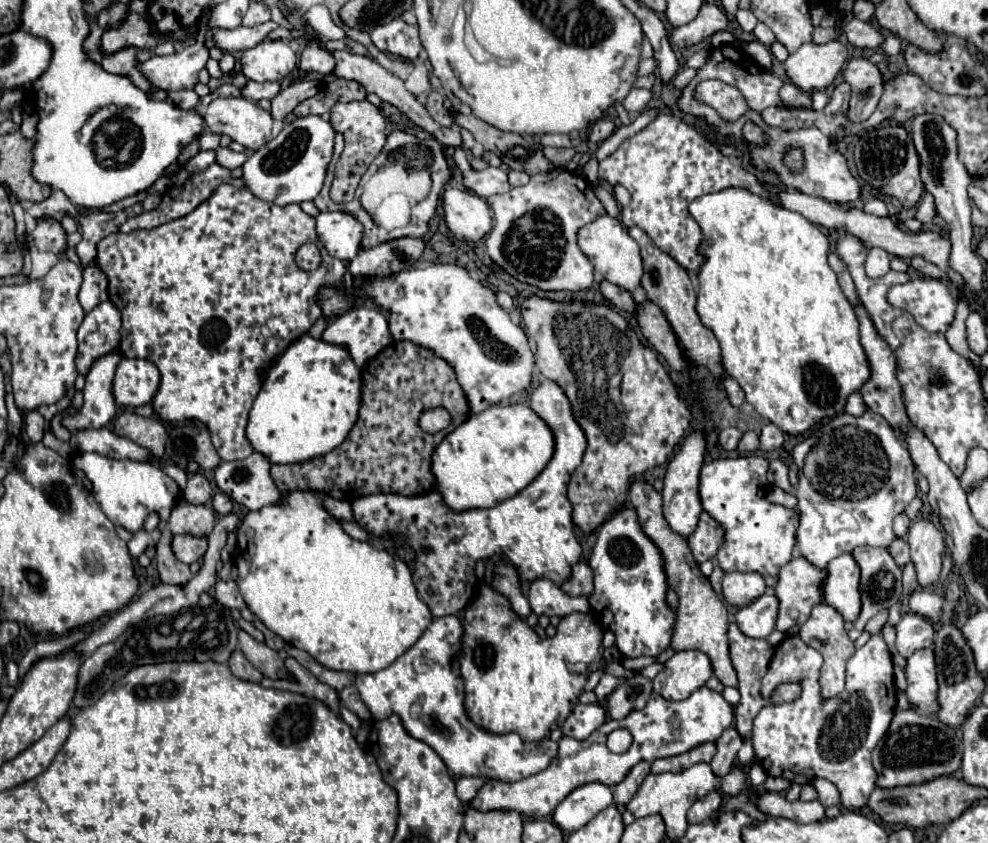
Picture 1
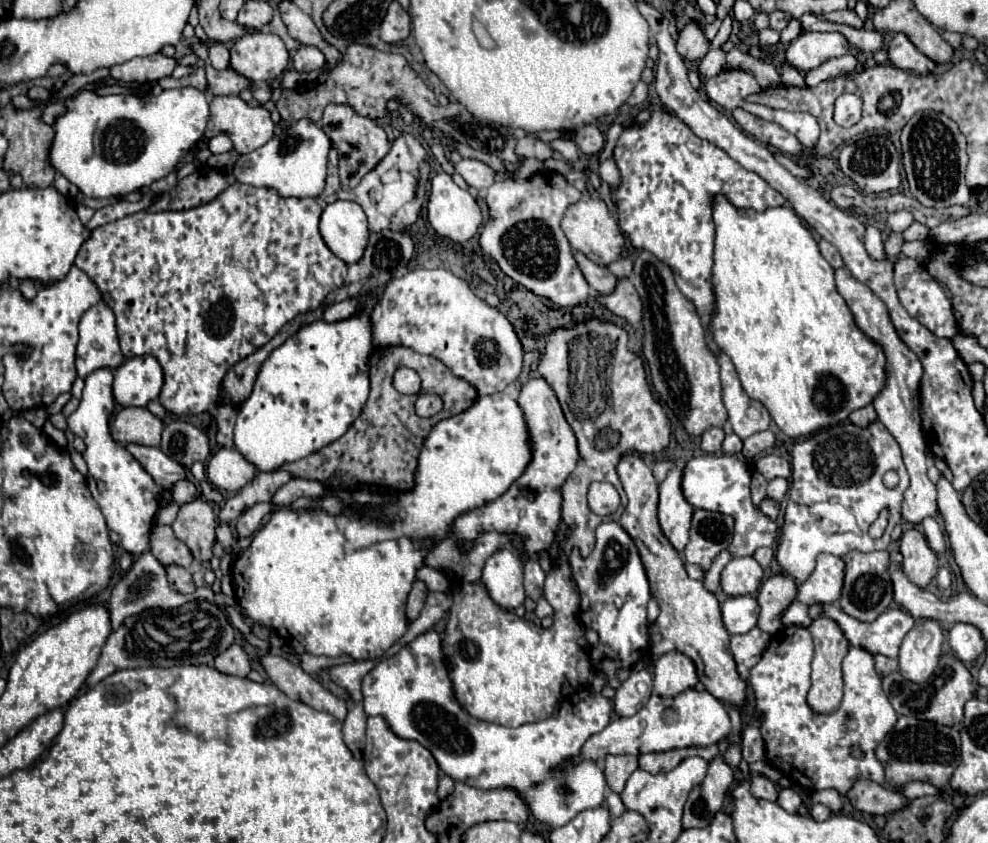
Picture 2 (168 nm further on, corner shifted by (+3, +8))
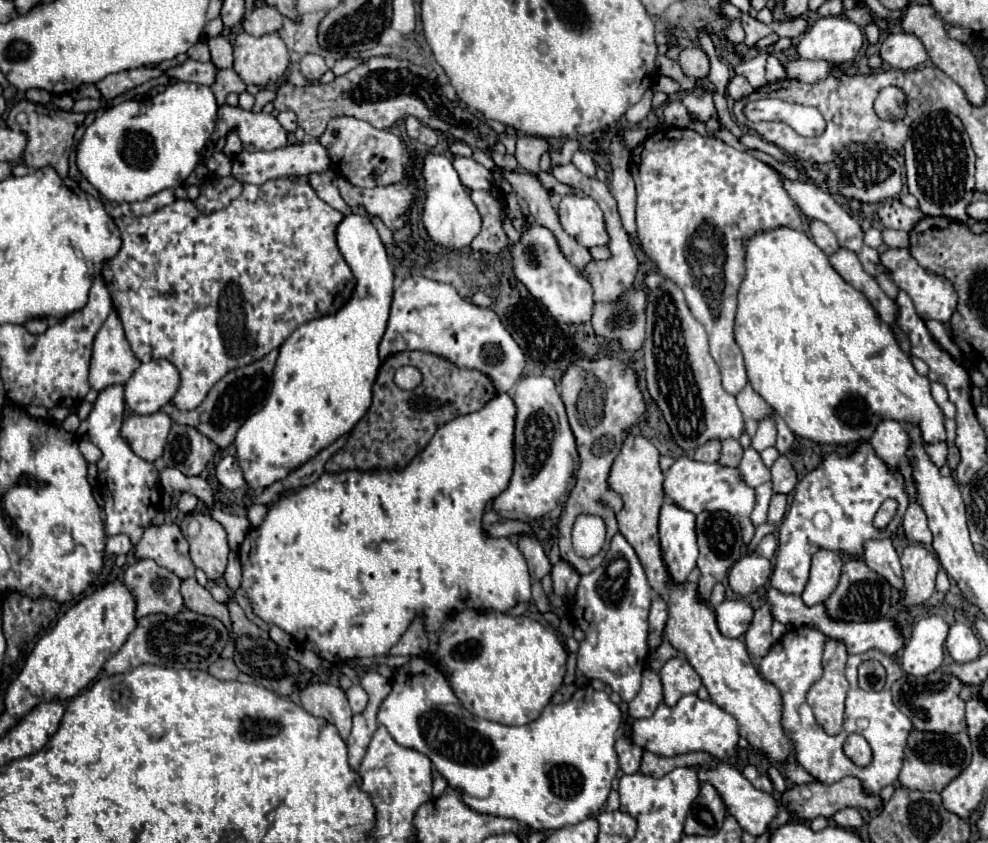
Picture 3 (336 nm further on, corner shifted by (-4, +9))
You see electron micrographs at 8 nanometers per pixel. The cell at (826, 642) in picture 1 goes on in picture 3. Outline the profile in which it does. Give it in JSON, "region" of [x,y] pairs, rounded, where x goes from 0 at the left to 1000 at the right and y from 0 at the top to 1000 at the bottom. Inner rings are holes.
{"region":[[[838,757],[832,783],[834,800],[818,819],[818,835],[822,837],[828,859],[838,871],[848,871],[854,856],[854,830],[858,823],[858,807],[854,802],[856,783],[856,766],[850,759]]]}

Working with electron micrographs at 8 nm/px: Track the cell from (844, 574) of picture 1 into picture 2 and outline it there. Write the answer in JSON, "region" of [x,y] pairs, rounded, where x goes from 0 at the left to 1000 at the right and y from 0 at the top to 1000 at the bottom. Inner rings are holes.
{"region":[[[831,656],[827,658],[827,670],[825,677],[819,682],[819,687],[809,694],[807,711],[811,715],[845,715],[851,706],[853,696],[853,675],[855,668],[841,658],[841,656]]]}

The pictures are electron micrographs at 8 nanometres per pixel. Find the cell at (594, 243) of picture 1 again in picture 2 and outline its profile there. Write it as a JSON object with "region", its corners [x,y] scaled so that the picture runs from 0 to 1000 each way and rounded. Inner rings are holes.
{"region":[[[596,234],[596,236],[588,236],[588,238],[580,241],[572,250],[572,257],[568,260],[568,272],[580,295],[588,298],[592,305],[596,305],[598,310],[602,310],[606,314],[614,314],[633,302],[633,298],[631,298],[633,284],[624,269],[624,262],[618,257],[614,243],[604,234],[602,236]]]}

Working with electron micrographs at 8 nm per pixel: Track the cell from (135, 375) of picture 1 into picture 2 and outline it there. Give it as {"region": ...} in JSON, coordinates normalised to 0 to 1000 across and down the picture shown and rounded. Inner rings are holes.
{"region":[[[153,421],[129,426],[116,438],[114,469],[124,483],[149,483],[151,476],[159,473],[165,459],[165,438]]]}

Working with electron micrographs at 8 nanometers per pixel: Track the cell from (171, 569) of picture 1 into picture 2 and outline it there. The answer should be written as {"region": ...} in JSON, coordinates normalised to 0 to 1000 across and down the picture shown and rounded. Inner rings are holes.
{"region":[[[171,670],[169,673],[169,684],[171,684],[171,692],[175,694],[175,699],[179,699],[181,703],[185,703],[185,706],[197,703],[197,692],[193,687],[193,677],[189,677],[185,673],[179,673],[179,670]]]}

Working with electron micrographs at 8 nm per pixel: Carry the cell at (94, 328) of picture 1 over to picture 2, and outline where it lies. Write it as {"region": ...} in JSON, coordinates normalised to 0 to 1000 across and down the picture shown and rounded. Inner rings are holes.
{"region":[[[100,357],[80,383],[78,442],[86,450],[98,438],[118,438],[127,428],[116,390],[116,374],[108,359]]]}

